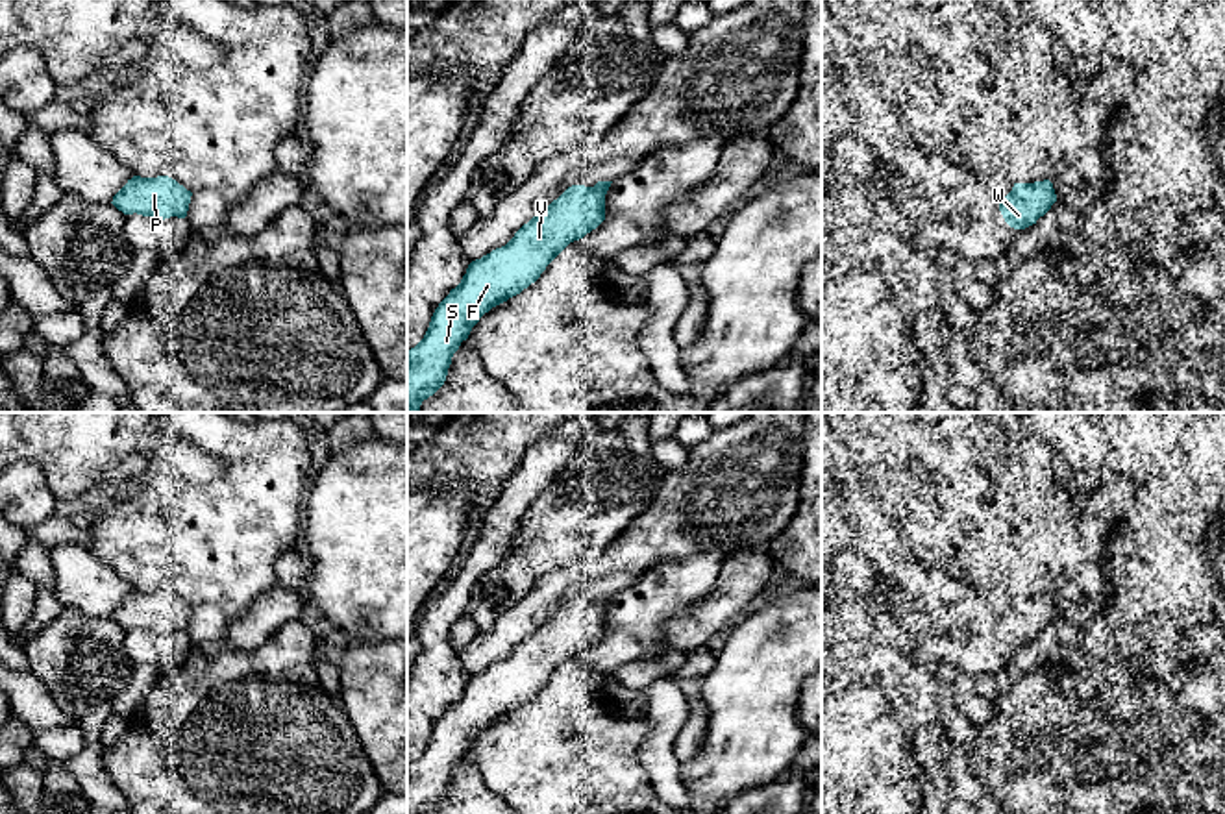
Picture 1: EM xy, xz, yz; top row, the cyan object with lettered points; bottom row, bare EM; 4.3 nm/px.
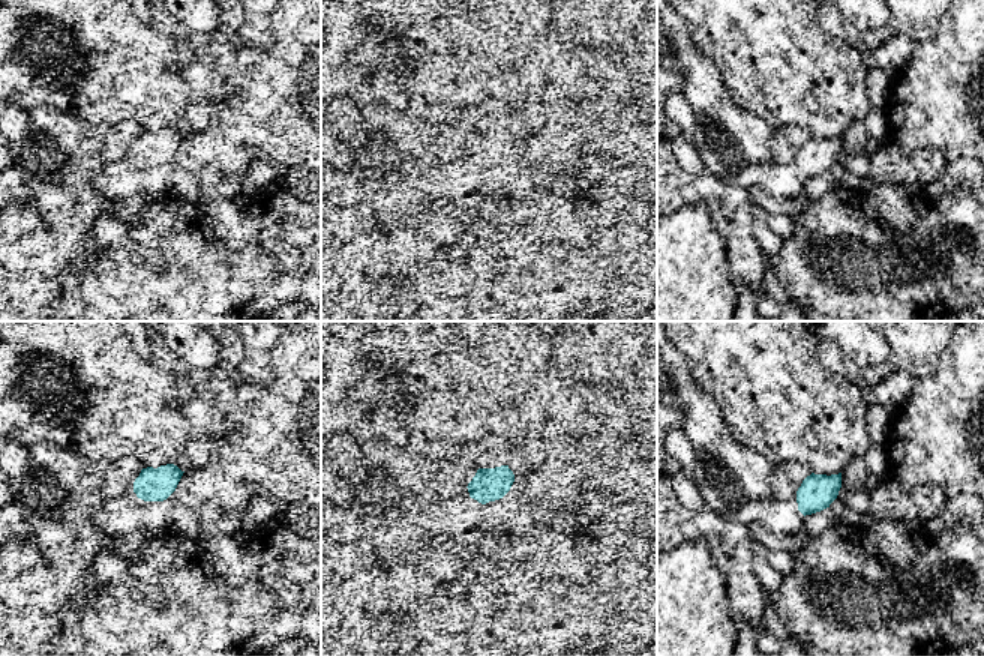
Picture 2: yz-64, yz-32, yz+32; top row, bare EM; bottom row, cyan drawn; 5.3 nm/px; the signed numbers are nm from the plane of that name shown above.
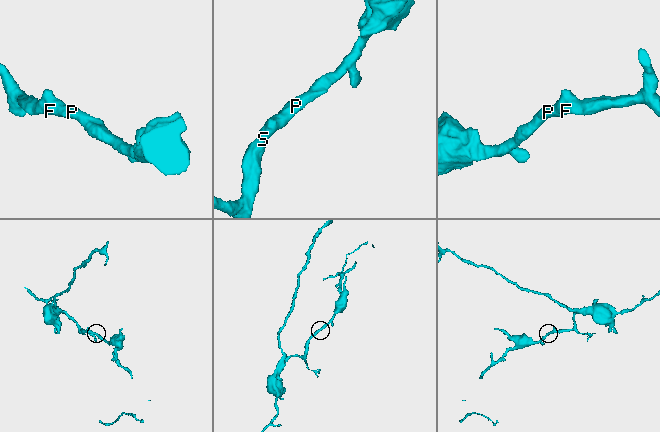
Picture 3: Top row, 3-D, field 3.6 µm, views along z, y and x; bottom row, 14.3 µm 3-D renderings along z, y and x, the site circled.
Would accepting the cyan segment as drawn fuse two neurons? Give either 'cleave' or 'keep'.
keep

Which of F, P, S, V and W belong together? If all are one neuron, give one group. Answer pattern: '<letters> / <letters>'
F P S V W

